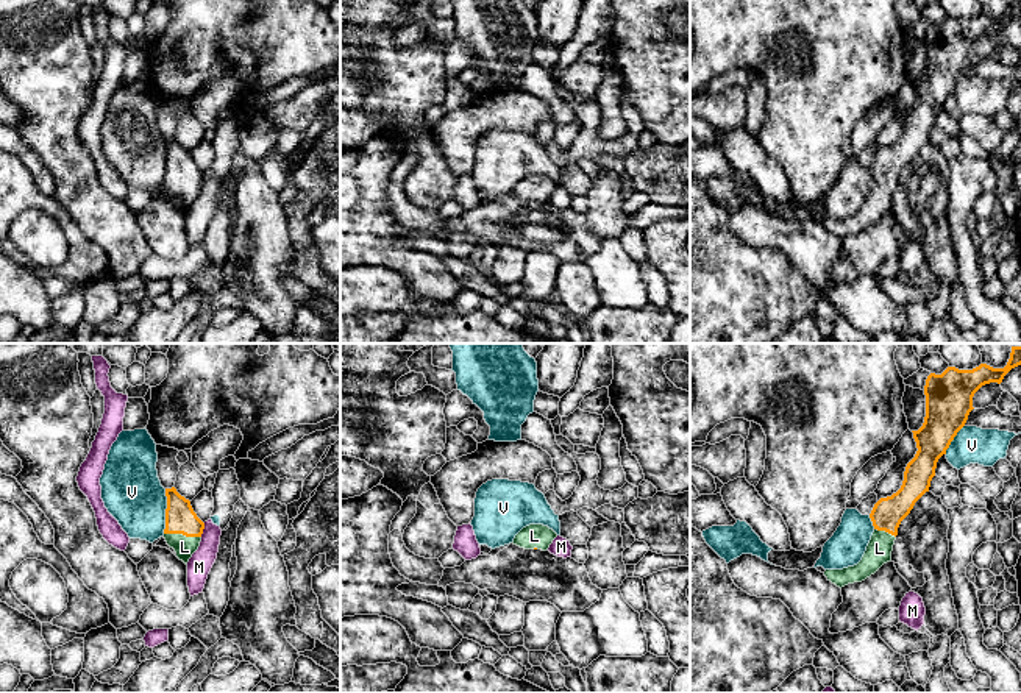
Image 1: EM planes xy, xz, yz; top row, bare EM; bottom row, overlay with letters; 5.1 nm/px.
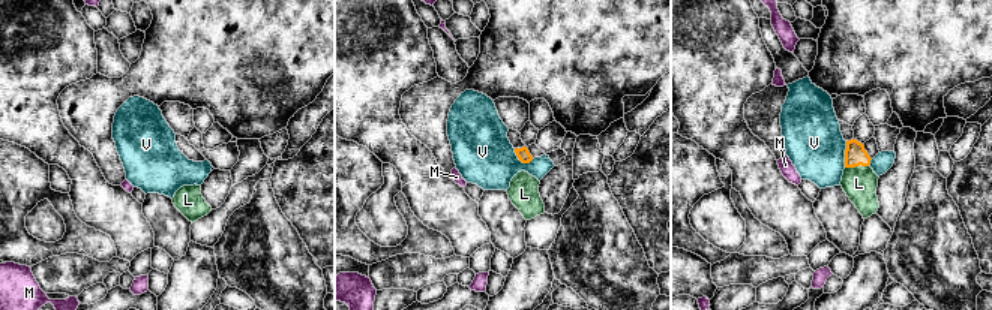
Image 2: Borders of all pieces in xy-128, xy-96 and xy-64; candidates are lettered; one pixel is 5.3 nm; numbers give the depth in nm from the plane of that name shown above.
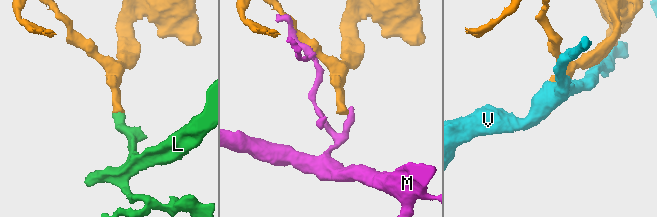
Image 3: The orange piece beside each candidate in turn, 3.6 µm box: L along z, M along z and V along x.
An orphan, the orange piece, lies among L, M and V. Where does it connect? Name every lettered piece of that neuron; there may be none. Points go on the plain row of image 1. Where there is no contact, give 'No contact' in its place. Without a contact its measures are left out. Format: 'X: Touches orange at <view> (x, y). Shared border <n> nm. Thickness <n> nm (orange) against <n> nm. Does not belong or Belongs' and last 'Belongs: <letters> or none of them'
L: Touches orange at xy (183, 184). Shared border 190 nm. Thickness 160 nm (orange) against 110 nm. Belongs
M: Touches orange at xy (203, 178). Shared border 80 nm. Thickness 160 nm (orange) against 120 nm. Does not belong
V: Touches orange at xy (166, 161). Shared border 240 nm. Thickness 160 nm (orange) against 300 nm. Does not belong
Belongs: L

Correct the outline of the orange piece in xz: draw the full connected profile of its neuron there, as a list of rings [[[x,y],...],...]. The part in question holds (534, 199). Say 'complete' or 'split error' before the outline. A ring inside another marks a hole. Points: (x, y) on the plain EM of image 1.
split error; [[[529,175],[523,178],[514,189],[514,195],[525,200],[546,201],[557,184],[543,175]]]

